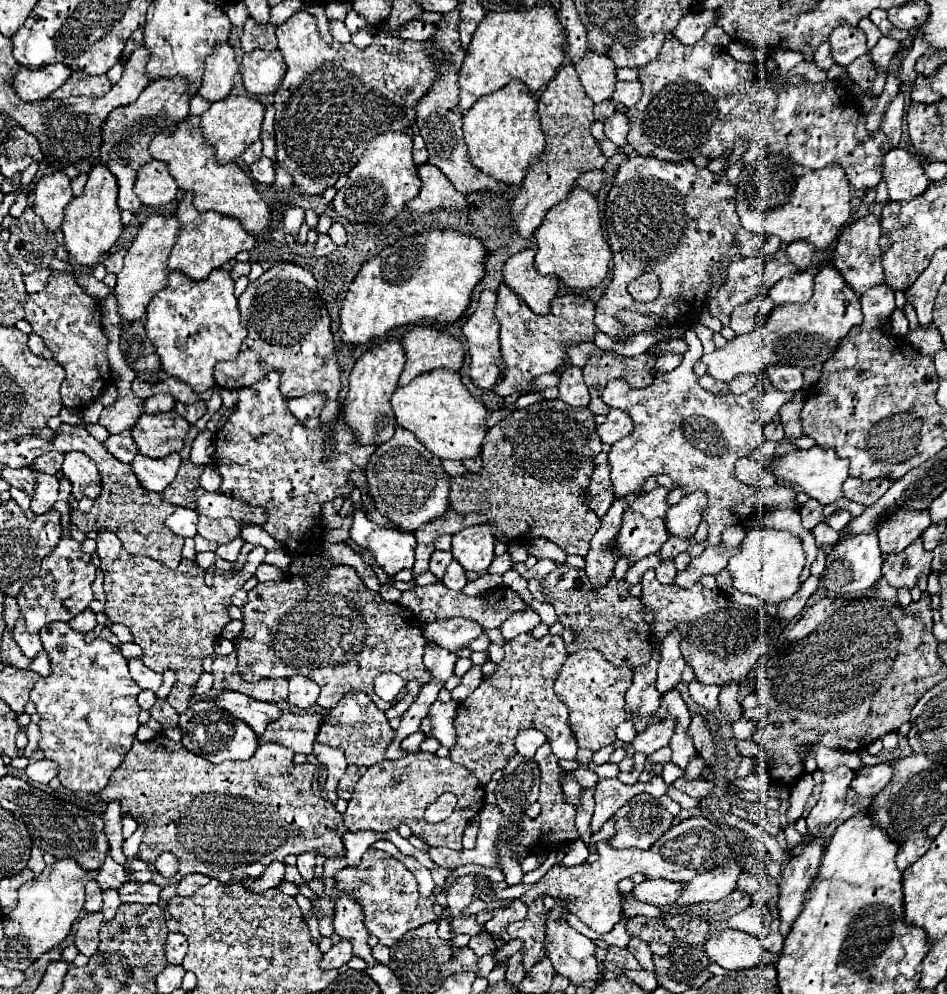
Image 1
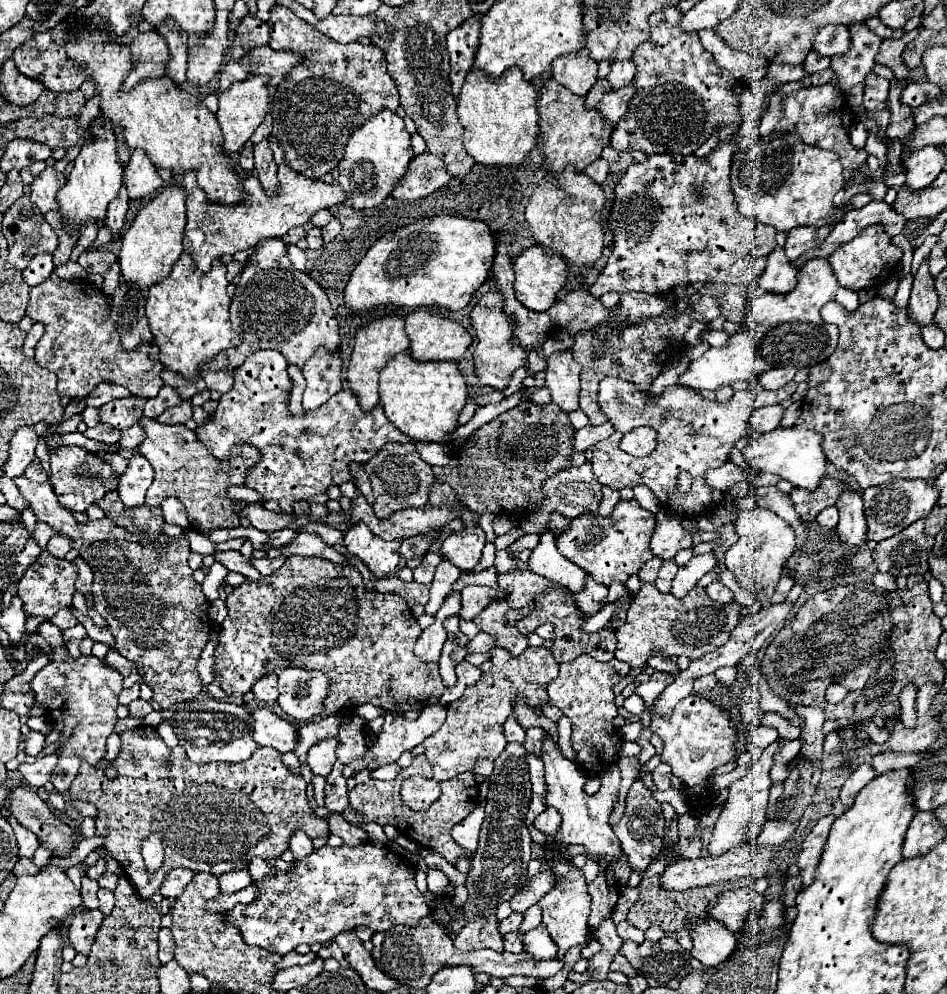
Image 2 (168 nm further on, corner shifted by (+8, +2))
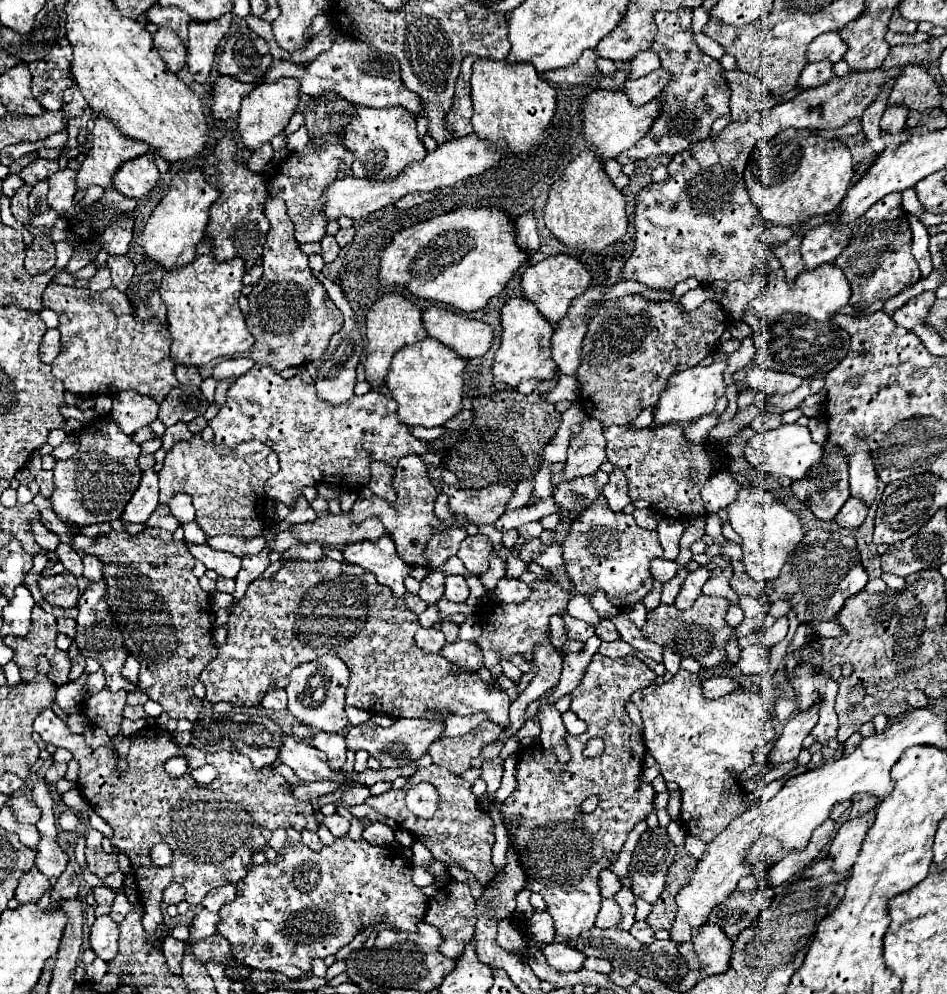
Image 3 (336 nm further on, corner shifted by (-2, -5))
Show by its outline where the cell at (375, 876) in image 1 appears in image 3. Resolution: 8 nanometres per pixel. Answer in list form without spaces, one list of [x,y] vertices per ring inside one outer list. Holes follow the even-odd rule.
[[[342,837],[328,847],[322,847],[318,853],[302,843],[296,847],[286,843],[286,853],[278,855],[276,865],[250,865],[248,875],[238,883],[236,899],[220,909],[218,933],[230,941],[232,955],[248,967],[298,977],[310,971],[312,959],[336,955],[336,951],[348,945],[362,929],[376,923],[388,923],[394,929],[416,931],[426,911],[428,897],[418,885],[414,885],[412,865],[400,851],[388,845],[374,847],[364,839],[354,843],[348,837]]]

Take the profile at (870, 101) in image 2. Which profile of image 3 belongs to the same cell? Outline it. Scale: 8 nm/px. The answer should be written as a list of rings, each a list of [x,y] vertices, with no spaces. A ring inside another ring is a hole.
[[[888,107],[882,115],[880,127],[884,127],[884,131],[888,133],[898,133],[900,129],[904,129],[906,125],[906,117],[908,117],[908,109],[906,107]]]

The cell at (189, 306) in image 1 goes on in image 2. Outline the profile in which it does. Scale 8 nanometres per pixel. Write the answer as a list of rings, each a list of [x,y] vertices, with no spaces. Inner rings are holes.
[[[186,250],[180,254],[170,276],[150,286],[146,316],[154,334],[154,342],[160,348],[160,362],[166,368],[196,380],[200,376],[200,362],[240,344],[240,336],[230,324],[230,298],[226,294],[226,286],[226,266],[220,260],[214,260],[210,272],[204,274],[196,268]]]

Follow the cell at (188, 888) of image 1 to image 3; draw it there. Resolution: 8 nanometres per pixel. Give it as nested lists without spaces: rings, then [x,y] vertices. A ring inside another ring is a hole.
[[[172,881],[172,883],[166,887],[166,891],[164,891],[164,901],[166,901],[168,905],[178,905],[180,901],[184,901],[184,885]]]

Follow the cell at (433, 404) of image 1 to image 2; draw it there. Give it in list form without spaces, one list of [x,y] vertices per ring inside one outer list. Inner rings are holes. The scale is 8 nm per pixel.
[[[410,350],[396,354],[380,372],[380,404],[388,420],[404,434],[420,442],[442,442],[456,426],[458,414],[468,400],[468,390],[456,362],[418,362],[410,356]]]

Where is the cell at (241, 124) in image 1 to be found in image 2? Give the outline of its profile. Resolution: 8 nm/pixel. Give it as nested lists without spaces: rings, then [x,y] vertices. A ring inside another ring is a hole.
[[[250,76],[242,82],[232,84],[228,90],[218,94],[220,108],[216,112],[216,120],[224,134],[224,150],[226,152],[238,152],[250,136],[256,132],[256,128],[264,122],[264,116],[270,108],[270,96],[268,96],[268,76]]]

